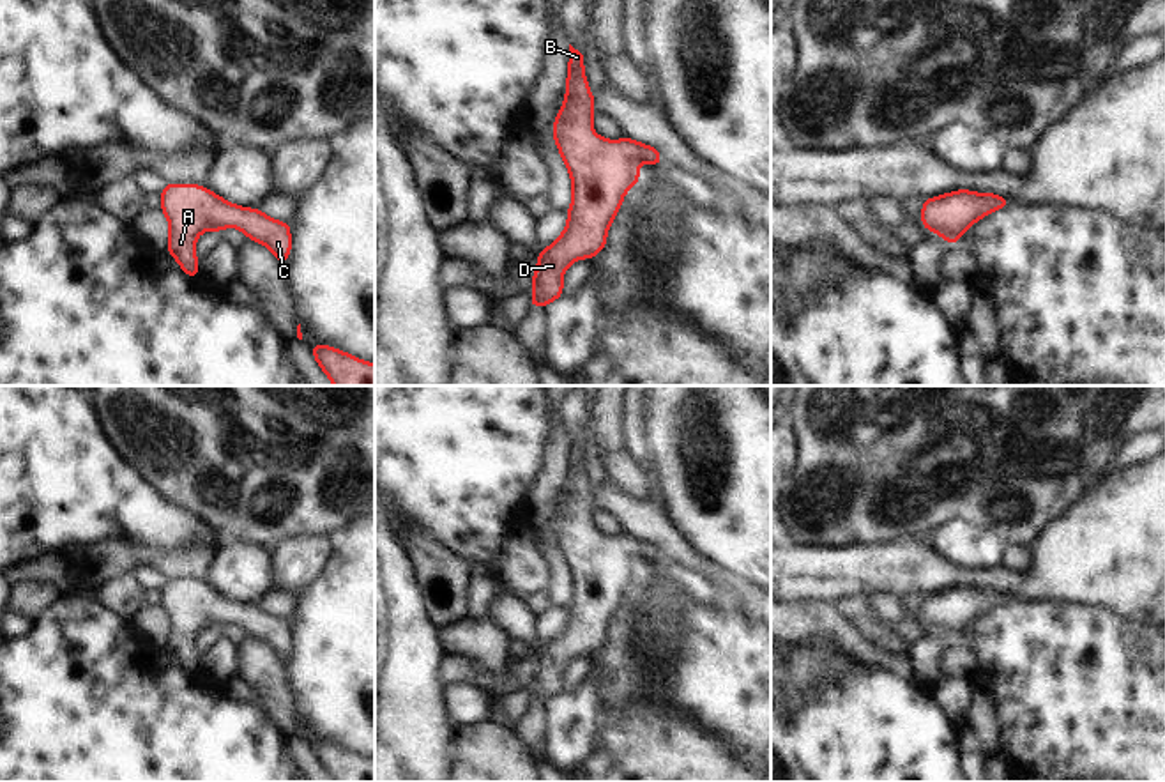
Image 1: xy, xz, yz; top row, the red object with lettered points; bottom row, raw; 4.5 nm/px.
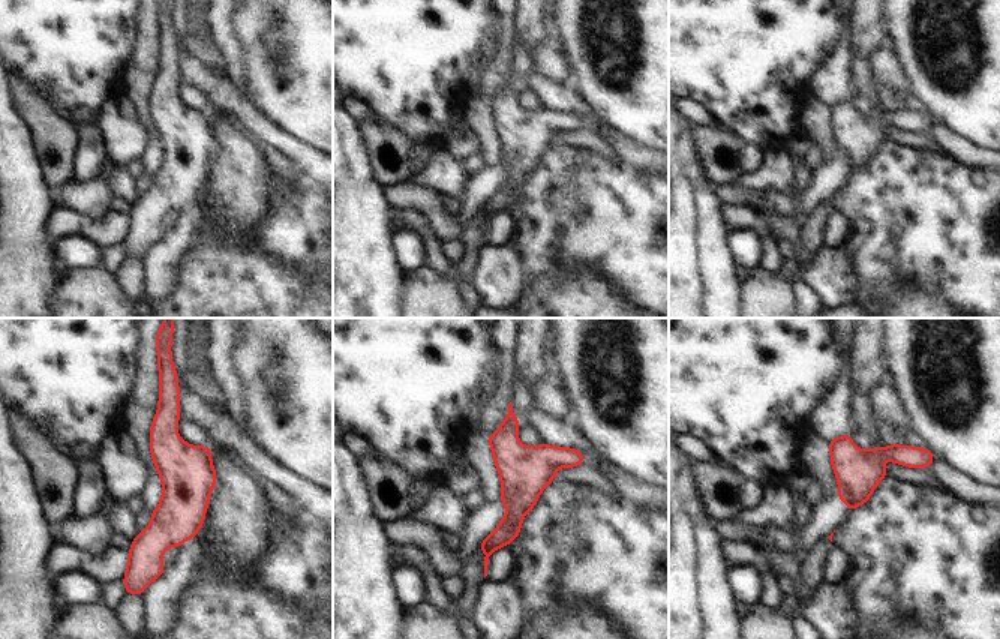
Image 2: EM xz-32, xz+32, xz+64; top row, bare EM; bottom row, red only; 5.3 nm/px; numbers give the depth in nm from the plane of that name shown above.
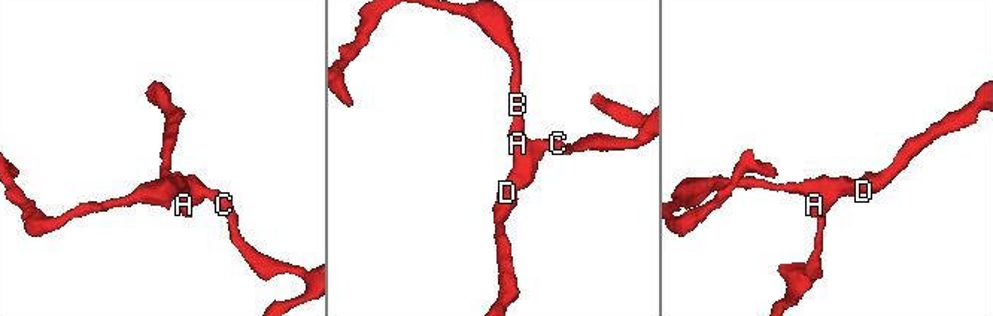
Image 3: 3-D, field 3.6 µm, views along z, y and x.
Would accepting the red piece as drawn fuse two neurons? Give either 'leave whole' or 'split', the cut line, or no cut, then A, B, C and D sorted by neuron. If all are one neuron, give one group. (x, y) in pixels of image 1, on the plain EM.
leave whole | no cut | A B C D

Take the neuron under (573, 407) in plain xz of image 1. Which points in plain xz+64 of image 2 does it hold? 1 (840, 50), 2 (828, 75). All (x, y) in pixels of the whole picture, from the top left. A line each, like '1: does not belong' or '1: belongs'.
1: belongs
2: belongs

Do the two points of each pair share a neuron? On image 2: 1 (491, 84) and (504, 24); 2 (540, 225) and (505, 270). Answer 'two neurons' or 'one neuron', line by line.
1: one neuron
2: two neurons

